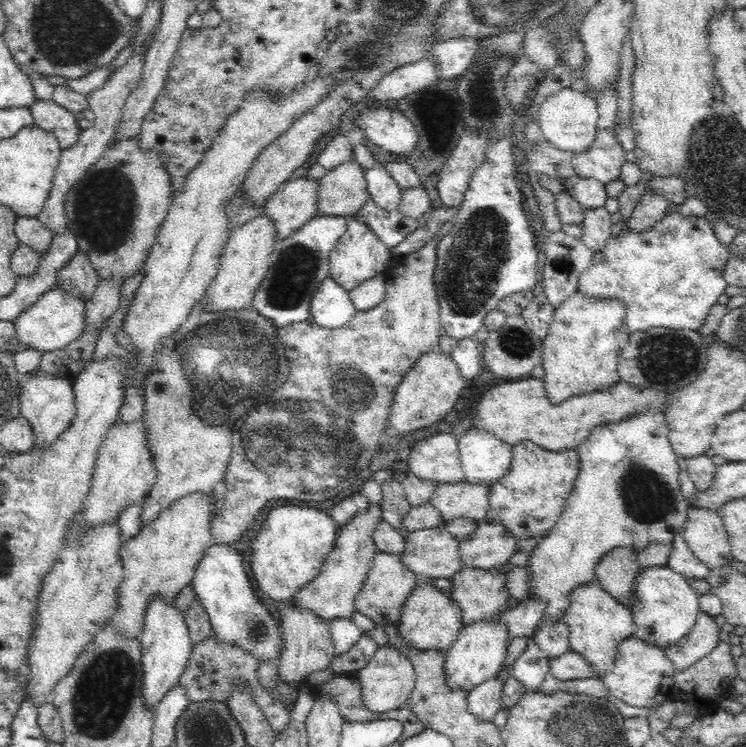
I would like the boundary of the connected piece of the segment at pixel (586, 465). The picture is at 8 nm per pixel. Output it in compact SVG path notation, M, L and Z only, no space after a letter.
M642 411L628 419L597 426L590 436L576 448L579 456L577 479L566 500L557 523L531 551L529 568L529 596L547 602L539 626L565 620L570 593L595 578L598 561L614 548L644 550L652 544L670 544L683 531L690 502L684 498L678 481L678 455L669 443L669 428L665 414Z

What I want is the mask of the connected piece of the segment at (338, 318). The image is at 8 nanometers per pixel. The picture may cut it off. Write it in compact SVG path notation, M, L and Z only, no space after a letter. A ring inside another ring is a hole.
M329 278L322 280L310 302L311 319L321 328L340 328L346 326L357 313L350 294L338 282Z

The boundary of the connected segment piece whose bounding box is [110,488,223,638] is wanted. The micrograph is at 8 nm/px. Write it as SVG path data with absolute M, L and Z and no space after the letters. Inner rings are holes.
M220 488L215 493L194 492L184 496L163 510L150 524L142 525L135 537L122 542L119 555L123 579L117 588L117 611L110 619L111 624L125 632L125 636L141 638L146 604L152 596L161 593L165 600L173 601L182 588L191 584L198 562L213 544L209 516L222 500L221 491L223 489Z

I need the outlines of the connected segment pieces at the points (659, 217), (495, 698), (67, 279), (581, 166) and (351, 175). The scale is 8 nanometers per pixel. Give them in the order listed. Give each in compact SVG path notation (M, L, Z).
M646 190L636 203L627 223L627 230L636 233L648 232L667 216L668 205L669 202L663 196L653 190Z
M492 678L478 684L468 693L468 713L482 720L482 722L492 721L495 715L502 709L502 681Z
M80 251L64 264L64 268L57 274L56 289L78 289L82 294L82 301L88 301L102 281L96 269L92 268L88 255Z
M610 129L596 130L596 138L590 148L584 152L578 152L573 156L572 166L577 178L594 178L598 182L606 185L611 180L616 180L620 176L622 164L626 162L624 158L625 150L611 133Z
M344 162L316 181L317 216L350 218L370 198L364 170L356 162Z

